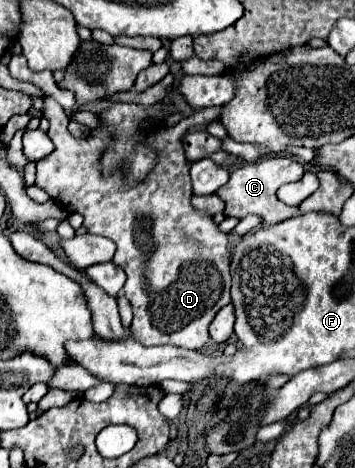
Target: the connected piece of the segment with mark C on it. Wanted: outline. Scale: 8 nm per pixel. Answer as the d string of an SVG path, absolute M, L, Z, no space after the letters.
M275 155L275 157L263 157L259 161L253 161L249 165L241 165L237 169L231 171L229 181L217 191L217 195L225 201L225 215L227 217L239 217L243 219L249 213L255 213L259 217L263 217L263 225L273 225L273 223L281 223L289 217L299 215L297 207L289 207L285 203L281 203L275 195L275 191L289 183L289 181L297 181L301 179L305 173L303 165L289 155Z

